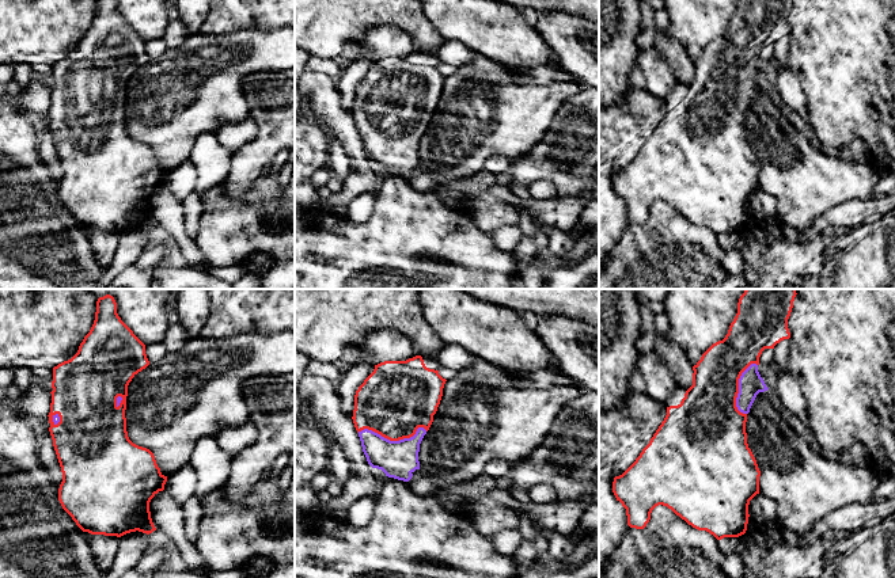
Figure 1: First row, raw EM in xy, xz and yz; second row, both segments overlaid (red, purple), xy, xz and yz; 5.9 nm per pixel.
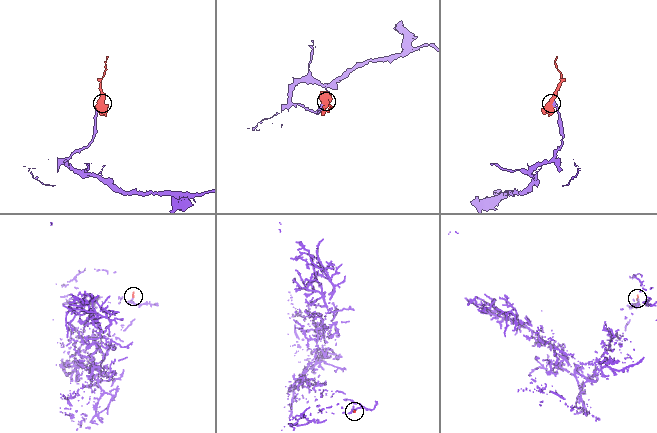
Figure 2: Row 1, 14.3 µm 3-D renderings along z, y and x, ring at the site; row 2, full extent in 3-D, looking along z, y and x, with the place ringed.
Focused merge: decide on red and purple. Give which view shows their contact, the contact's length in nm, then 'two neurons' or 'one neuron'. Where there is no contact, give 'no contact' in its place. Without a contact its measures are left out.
contact in xz; length 420 nm; one neuron

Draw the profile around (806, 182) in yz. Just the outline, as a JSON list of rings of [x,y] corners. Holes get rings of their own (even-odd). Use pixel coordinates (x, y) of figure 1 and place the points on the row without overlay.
[[[773,87],[759,88],[747,110],[746,129],[758,164],[759,189],[777,201],[777,213],[789,228],[801,232],[826,212],[852,199],[871,199],[880,176],[880,167],[873,163],[853,163],[814,148],[789,121],[788,110]]]

